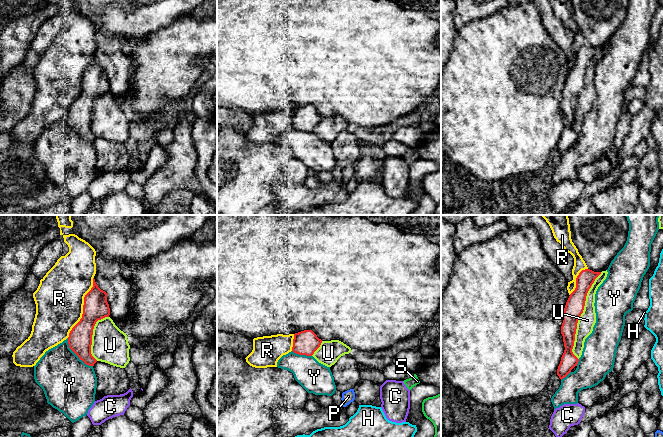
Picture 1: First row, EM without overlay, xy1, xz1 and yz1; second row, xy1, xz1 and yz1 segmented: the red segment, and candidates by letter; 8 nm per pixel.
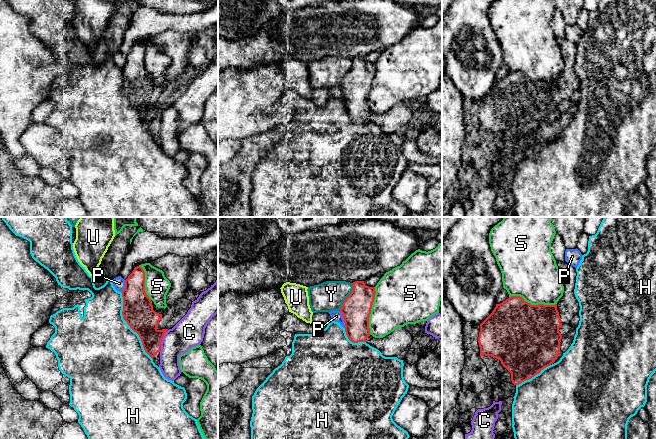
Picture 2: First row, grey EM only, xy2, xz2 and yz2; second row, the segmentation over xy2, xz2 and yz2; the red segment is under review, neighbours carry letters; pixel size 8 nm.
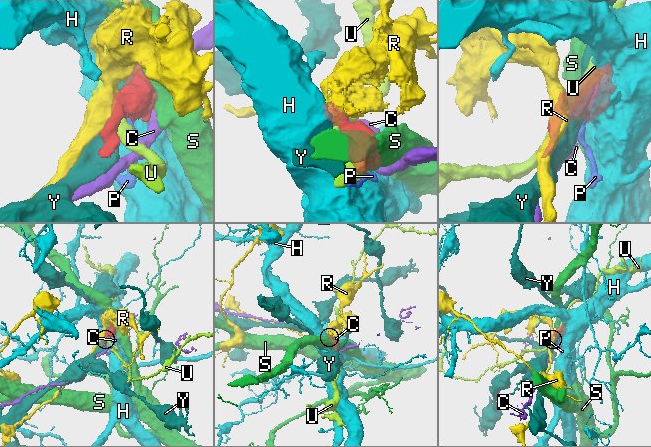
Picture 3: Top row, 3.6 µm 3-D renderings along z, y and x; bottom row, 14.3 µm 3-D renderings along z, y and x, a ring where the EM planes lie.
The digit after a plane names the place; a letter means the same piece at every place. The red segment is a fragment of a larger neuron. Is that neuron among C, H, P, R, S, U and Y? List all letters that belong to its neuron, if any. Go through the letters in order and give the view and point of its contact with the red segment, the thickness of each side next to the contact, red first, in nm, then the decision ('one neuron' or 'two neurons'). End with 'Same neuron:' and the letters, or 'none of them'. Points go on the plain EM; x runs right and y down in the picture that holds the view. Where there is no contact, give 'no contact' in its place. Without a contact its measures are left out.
C: contact xy2 (161, 117); calibres 240 and 240 nm; two neurons
H: contact xy2 (129, 101); calibres 240 and 500 nm; two neurons
P: contact xz2 (343, 94); calibres 240 and 90 nm; two neurons
R: contact xy1 (83, 83); calibres 200 and 400 nm; two neurons
S: contact yz2 (533, 81); calibres 500 and 400 nm; two neurons
U: contact yz1 (580, 91); calibres 150 and 140 nm; two neurons
Y: contact xy1 (76, 130); calibres 190 and 420 nm; two neurons
Same neuron: none of them

